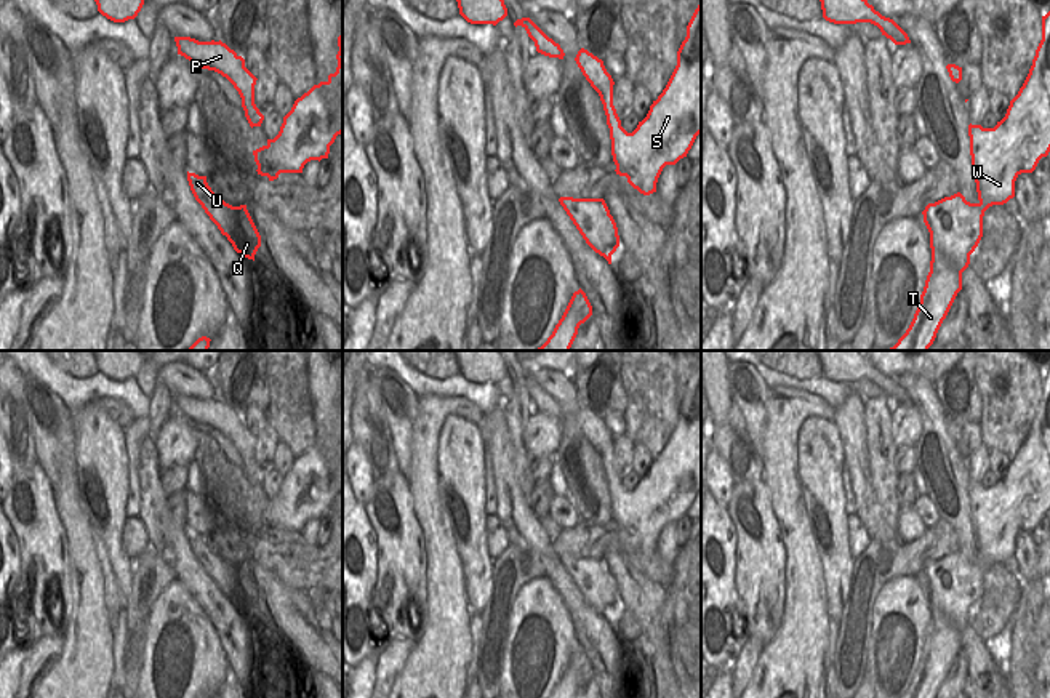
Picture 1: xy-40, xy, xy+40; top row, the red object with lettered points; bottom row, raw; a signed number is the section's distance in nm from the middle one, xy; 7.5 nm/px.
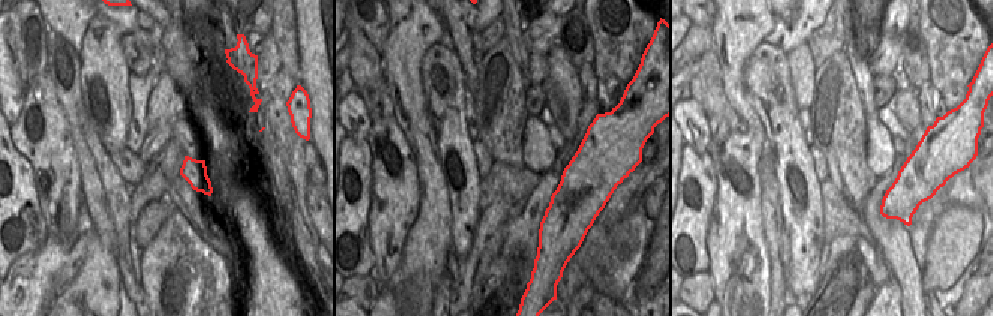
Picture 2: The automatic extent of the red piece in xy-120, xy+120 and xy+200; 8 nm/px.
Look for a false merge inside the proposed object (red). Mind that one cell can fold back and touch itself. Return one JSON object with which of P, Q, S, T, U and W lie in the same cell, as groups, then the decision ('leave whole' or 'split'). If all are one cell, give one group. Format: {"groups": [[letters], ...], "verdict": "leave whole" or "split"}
{"groups": [["P", "Q", "S", "T", "U", "W"]], "verdict": "leave whole"}

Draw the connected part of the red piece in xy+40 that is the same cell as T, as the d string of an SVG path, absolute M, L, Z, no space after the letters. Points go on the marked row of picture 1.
M1050 11L1042 16L1042 40L1036 50L1029 74L1018 94L1010 101L1005 117L994 128L968 125L972 168L978 203L970 203L957 192L928 203L924 223L930 232L932 261L920 303L906 333L888 351L928 351L946 319L957 293L970 255L983 237L983 216L992 205L1004 205L1015 197L1015 181L1021 173L1032 173L1050 152Z

